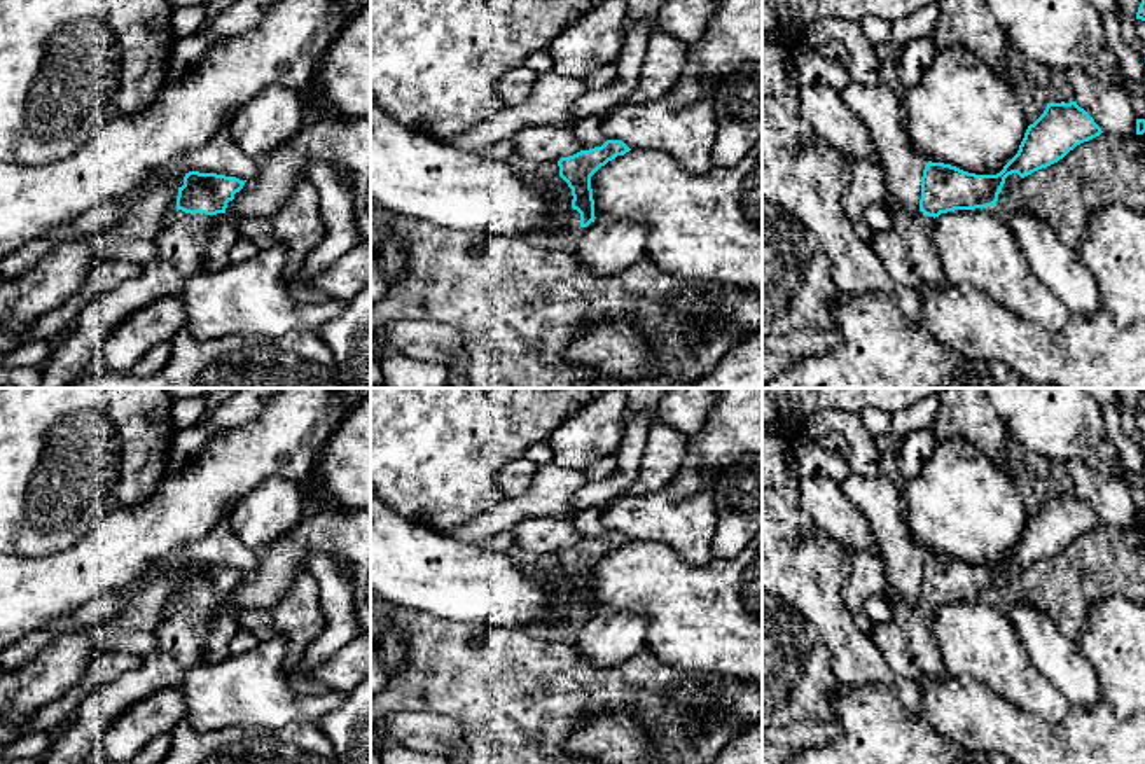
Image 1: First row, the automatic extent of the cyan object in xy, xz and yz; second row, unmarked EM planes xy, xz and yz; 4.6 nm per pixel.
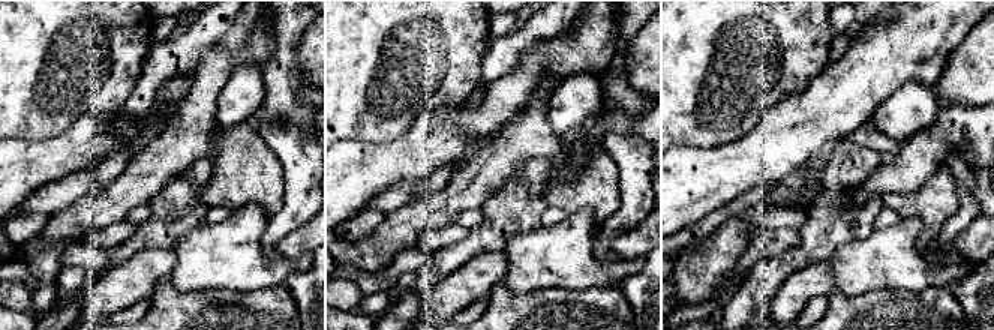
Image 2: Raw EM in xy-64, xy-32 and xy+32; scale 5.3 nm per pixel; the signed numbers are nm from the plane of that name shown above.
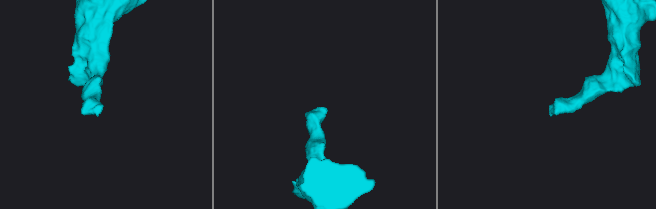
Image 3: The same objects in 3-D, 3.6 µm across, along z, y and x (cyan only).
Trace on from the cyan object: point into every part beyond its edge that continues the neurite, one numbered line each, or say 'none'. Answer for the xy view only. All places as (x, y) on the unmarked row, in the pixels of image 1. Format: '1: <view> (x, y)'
1: xy (191, 635)

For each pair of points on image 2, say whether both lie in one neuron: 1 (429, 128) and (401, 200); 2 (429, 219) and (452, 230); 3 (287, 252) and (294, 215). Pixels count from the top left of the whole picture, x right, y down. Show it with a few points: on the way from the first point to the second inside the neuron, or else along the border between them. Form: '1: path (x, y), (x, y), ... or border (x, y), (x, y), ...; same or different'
1: border (422, 179), (399, 183), (384, 189), (377, 197); different
2: border (450, 222), (438, 228), (429, 228), (417, 245); different
3: border (309, 219), (276, 243); different

